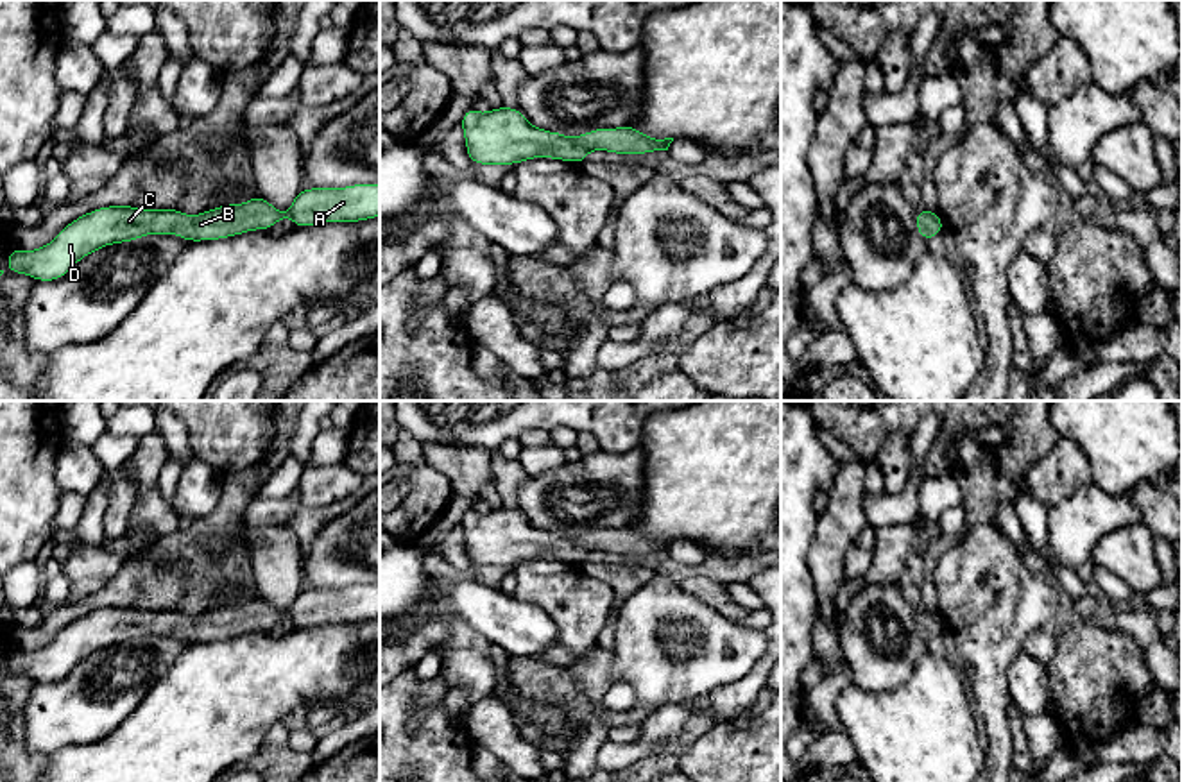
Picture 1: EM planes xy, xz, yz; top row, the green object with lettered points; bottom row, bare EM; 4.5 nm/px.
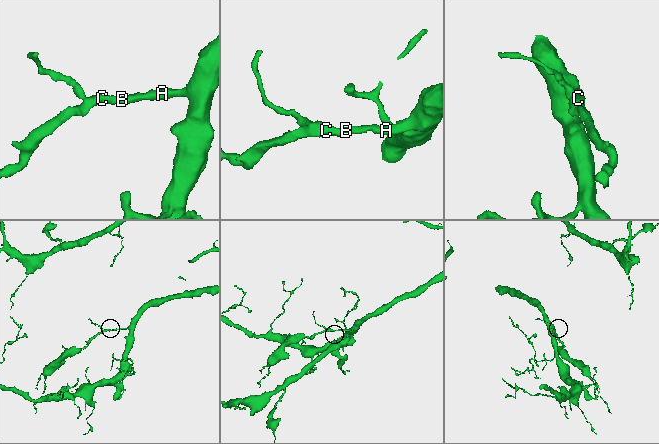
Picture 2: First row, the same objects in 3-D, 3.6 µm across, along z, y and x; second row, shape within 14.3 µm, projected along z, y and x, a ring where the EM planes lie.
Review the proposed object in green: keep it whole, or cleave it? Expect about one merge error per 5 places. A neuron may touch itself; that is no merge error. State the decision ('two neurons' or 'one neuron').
one neuron

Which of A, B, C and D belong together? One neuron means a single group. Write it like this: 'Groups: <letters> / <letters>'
Groups: A B C D

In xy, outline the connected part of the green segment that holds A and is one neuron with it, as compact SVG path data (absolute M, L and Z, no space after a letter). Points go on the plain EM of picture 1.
M380 585L301 591L287 614L263 598L244 605L218 607L199 616L179 610L141 610L106 607L72 621L50 644L34 651L13 650L7 669L36 682L56 682L84 657L113 644L133 642L147 635L177 635L204 642L265 630L290 619L297 628L326 623L362 623L380 617Z

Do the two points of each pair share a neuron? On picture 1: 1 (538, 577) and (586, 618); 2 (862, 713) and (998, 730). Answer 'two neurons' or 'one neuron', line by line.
1: one neuron
2: two neurons

